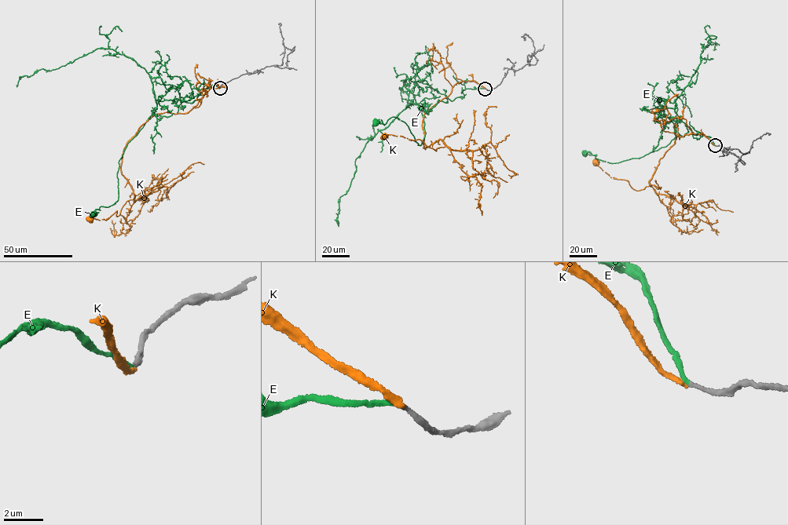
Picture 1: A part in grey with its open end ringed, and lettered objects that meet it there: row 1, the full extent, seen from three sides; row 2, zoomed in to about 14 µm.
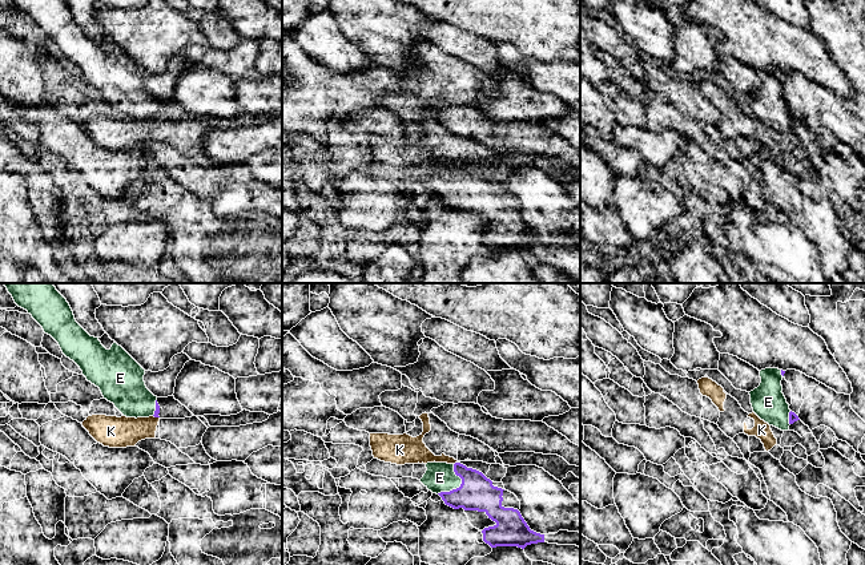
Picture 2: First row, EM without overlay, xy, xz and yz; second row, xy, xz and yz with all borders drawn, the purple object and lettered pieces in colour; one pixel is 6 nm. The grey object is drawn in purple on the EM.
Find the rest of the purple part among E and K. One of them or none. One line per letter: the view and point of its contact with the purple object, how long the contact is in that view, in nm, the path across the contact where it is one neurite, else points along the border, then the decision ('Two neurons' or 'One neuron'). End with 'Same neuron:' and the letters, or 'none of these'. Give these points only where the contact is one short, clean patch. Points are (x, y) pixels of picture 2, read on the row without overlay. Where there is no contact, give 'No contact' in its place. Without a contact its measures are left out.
E: Touches purple at xz (459, 189). Shared border 220 nm. Path across: xz (477, 194), (459, 189), (439, 180). One neuron
K: Touches purple at xz (455, 165). Shared border 30 nm. Boundary: xz (457, 164), (454, 166). Two neurons
Same neuron: E

